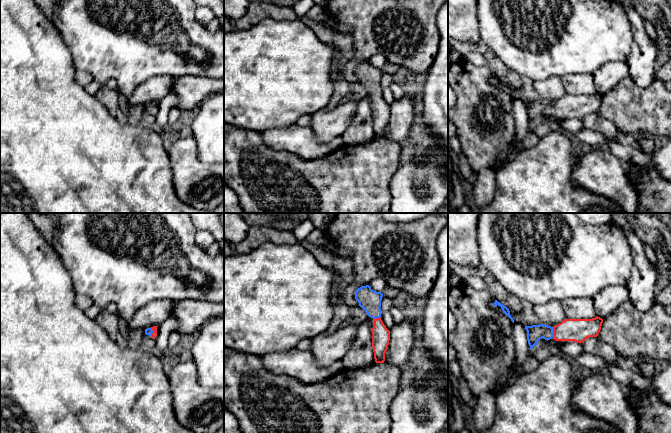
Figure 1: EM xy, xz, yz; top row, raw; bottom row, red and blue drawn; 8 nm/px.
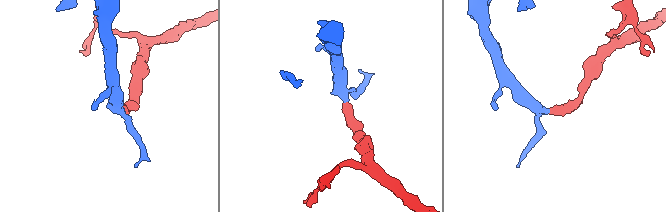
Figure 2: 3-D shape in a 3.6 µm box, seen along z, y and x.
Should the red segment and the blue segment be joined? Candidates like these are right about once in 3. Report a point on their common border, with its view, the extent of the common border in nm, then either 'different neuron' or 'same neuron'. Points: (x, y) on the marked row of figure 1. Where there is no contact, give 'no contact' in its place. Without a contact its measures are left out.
yz (553, 332) | 90 nm | same neuron

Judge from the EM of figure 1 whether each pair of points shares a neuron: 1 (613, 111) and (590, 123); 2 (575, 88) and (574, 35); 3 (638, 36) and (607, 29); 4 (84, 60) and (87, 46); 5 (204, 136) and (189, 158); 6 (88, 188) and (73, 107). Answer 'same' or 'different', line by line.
1: different
2: different
3: different
4: same
5: different
6: same

